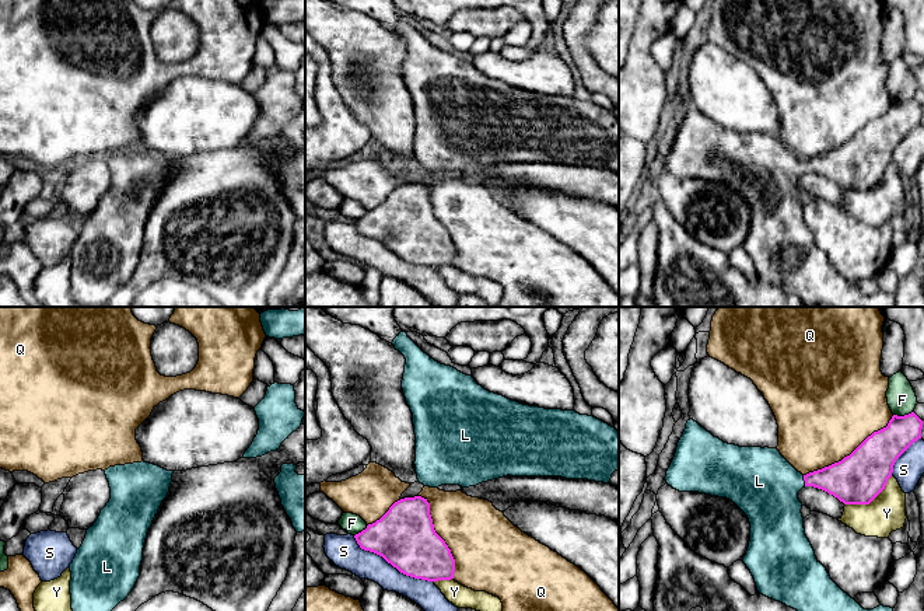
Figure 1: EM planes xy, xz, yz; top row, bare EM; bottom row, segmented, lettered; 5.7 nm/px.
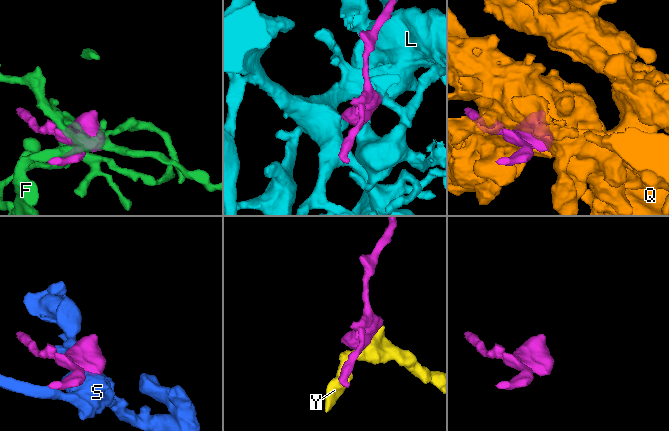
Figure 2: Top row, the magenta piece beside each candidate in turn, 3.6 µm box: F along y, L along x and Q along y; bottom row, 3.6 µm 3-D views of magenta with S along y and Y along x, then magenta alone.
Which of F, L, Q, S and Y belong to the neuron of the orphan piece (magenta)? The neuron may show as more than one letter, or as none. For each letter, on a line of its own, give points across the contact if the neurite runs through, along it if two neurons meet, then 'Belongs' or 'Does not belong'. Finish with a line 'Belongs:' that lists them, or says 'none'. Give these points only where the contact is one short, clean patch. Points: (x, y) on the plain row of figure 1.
F: Does not belong
L: Path across: yz (847, 166), (804, 166), (760, 168). Belongs
Q: Does not belong
S: Does not belong
Y: Does not belong
Belongs: L

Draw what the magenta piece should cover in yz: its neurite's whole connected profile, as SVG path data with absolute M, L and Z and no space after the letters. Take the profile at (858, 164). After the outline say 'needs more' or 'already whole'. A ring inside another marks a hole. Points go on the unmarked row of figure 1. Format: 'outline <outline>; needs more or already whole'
outline M914 98L904 102L893 101L886 114L874 118L841 147L802 161L777 135L724 129L690 105L665 167L679 178L727 184L748 202L750 227L742 247L760 280L797 296L804 306L825 303L832 307L895 307L893 294L879 291L864 296L830 265L805 221L798 178L805 172L813 172L844 191L869 191L885 175L896 146L921 125L921 115L923 107Z; needs more

